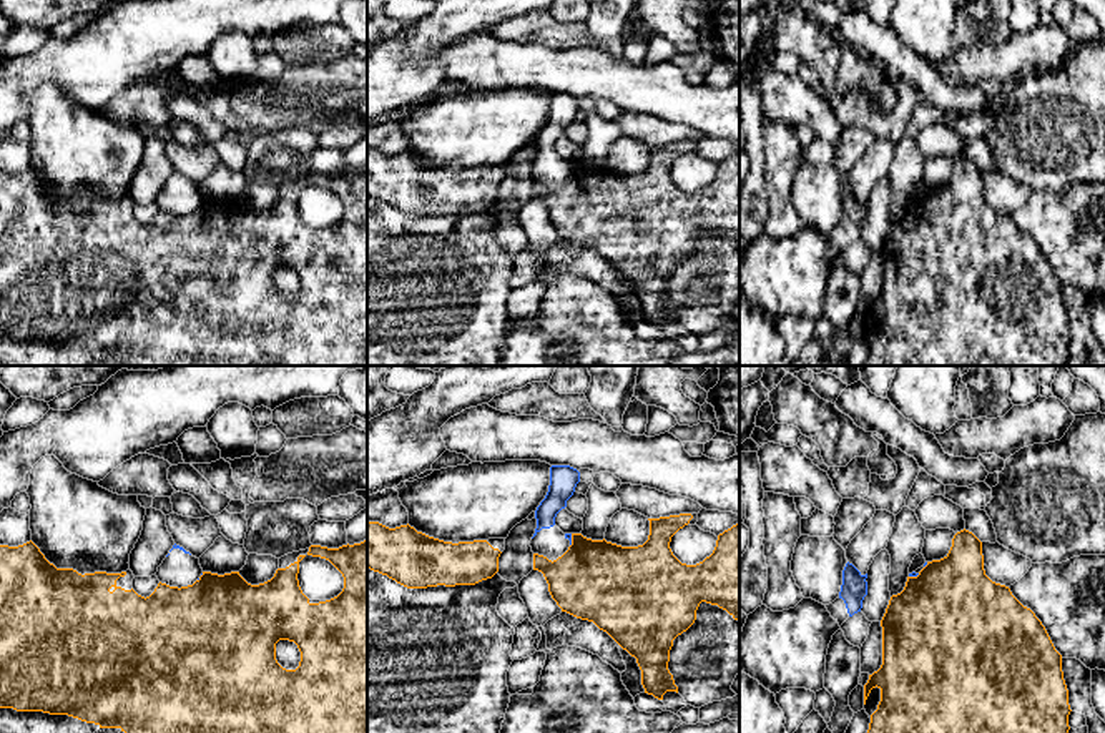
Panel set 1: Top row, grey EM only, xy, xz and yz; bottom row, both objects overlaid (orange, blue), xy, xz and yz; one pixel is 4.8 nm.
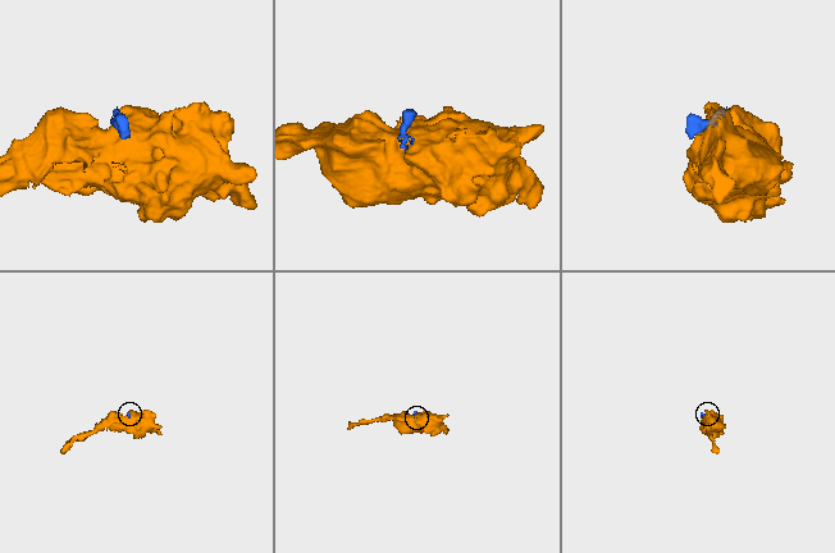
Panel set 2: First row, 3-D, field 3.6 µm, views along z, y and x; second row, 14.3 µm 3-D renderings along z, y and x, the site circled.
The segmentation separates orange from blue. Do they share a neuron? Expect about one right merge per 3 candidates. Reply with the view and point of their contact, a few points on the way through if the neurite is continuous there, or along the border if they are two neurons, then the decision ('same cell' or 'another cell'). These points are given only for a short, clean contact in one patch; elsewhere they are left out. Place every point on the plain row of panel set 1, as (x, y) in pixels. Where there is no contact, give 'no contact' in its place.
xz (572, 168) | along xz (572, 162), (570, 173) | another cell

